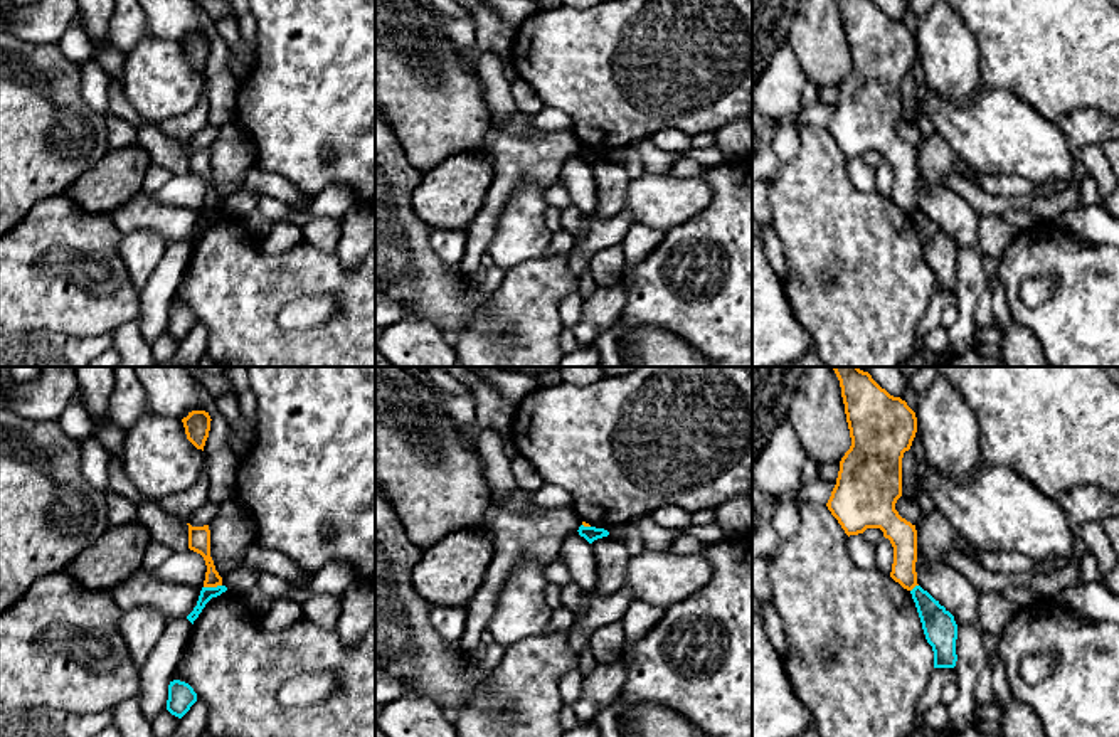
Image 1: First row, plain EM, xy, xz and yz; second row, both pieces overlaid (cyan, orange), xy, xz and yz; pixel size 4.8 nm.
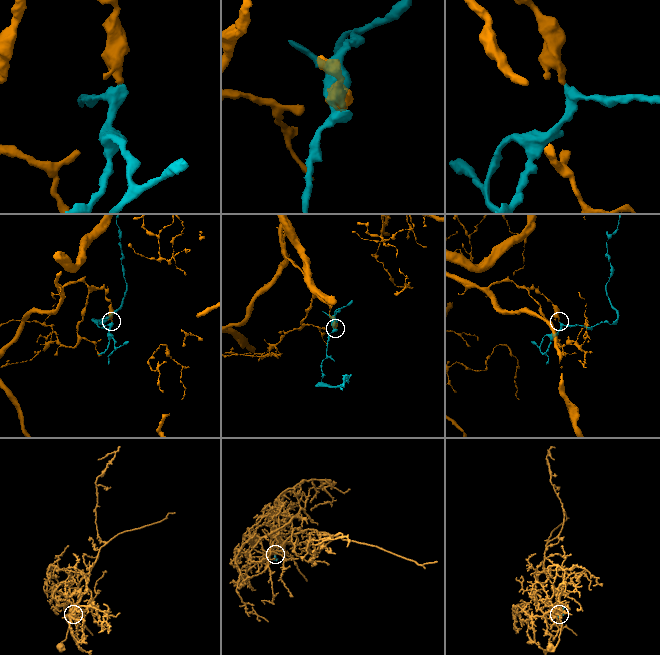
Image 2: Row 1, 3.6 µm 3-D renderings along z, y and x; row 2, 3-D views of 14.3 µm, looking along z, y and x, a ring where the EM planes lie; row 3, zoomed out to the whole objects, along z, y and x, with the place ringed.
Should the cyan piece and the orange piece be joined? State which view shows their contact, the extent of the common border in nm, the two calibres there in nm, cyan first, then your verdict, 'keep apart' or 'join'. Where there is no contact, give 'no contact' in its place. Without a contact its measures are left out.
contact in xy; length 90 nm; calibres 60 and 110 nm; keep apart

